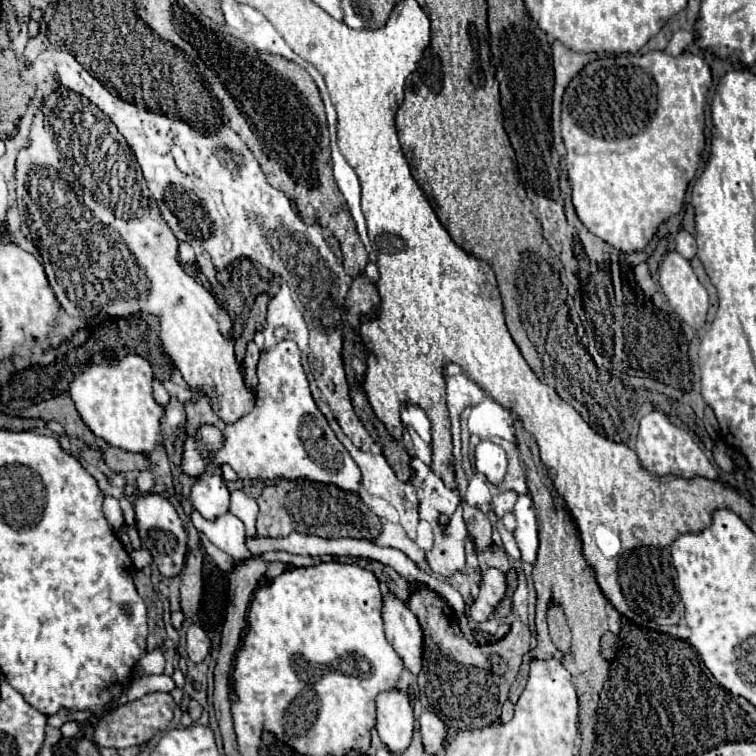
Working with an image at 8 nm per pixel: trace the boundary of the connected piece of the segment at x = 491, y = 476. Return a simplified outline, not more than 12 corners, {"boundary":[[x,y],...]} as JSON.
{"boundary":[[481,441],[475,467],[499,485],[507,469],[505,451]]}

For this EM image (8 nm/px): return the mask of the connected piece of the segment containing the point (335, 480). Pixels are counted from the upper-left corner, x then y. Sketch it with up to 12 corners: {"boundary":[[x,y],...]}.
{"boundary":[[299,347],[257,363],[249,415],[215,461],[241,479],[359,495],[361,471],[309,389]]}

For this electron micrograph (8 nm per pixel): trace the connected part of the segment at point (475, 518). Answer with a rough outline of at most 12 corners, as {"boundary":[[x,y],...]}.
{"boundary":[[463,501],[463,519],[477,549],[491,543],[489,517]]}

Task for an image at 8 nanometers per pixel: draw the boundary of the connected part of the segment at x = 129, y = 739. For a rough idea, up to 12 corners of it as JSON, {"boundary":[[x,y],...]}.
{"boundary":[[147,693],[95,725],[95,743],[143,745],[167,729],[175,701]]}

